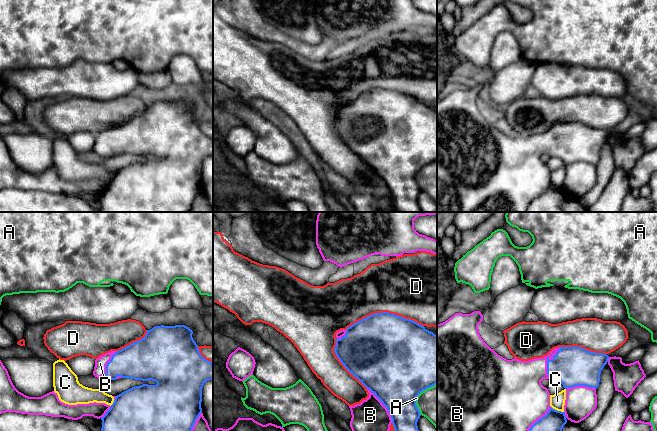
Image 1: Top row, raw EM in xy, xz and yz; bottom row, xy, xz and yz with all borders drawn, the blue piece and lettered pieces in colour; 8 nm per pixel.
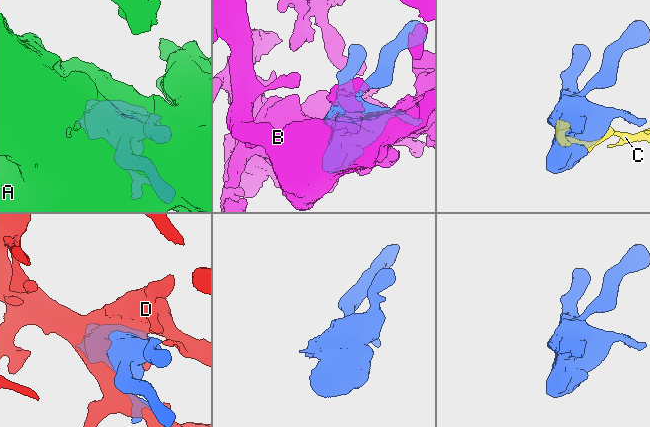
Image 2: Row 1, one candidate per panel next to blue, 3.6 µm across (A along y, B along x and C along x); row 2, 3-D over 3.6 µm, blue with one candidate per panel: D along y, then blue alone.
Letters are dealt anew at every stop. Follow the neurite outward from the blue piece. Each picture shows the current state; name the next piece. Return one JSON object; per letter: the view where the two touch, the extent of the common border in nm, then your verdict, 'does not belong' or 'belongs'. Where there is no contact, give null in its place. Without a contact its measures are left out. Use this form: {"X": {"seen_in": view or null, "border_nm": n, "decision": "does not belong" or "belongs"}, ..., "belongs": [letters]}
{"A": {"seen_in": "xz", "border_nm": 280, "decision": "does not belong"}, "B": {"seen_in": "yz", "border_nm": 280, "decision": "belongs"}, "C": {"seen_in": "yz", "border_nm": 120, "decision": "does not belong"}, "D": {"seen_in": "xz", "border_nm": 650, "decision": "does not belong"}, "belongs": ["B"]}

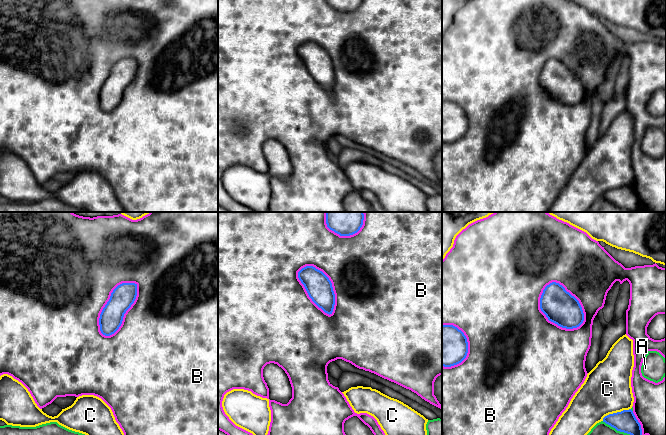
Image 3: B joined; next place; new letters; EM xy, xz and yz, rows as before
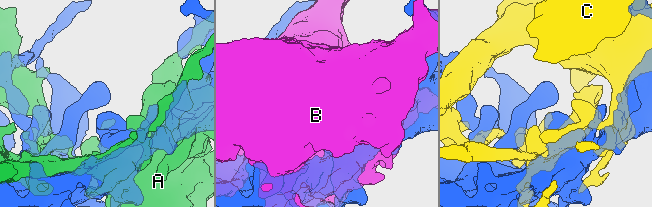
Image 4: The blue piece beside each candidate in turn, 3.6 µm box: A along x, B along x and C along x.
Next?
{"A": {"seen_in": "yz", "border_nm": 260, "decision": "does not belong"}, "B": {"seen_in": "xy", "border_nm": 500, "decision": "does not belong"}, "C": {"seen_in": "yz", "border_nm": 260, "decision": "does not belong"}, "belongs": []}

